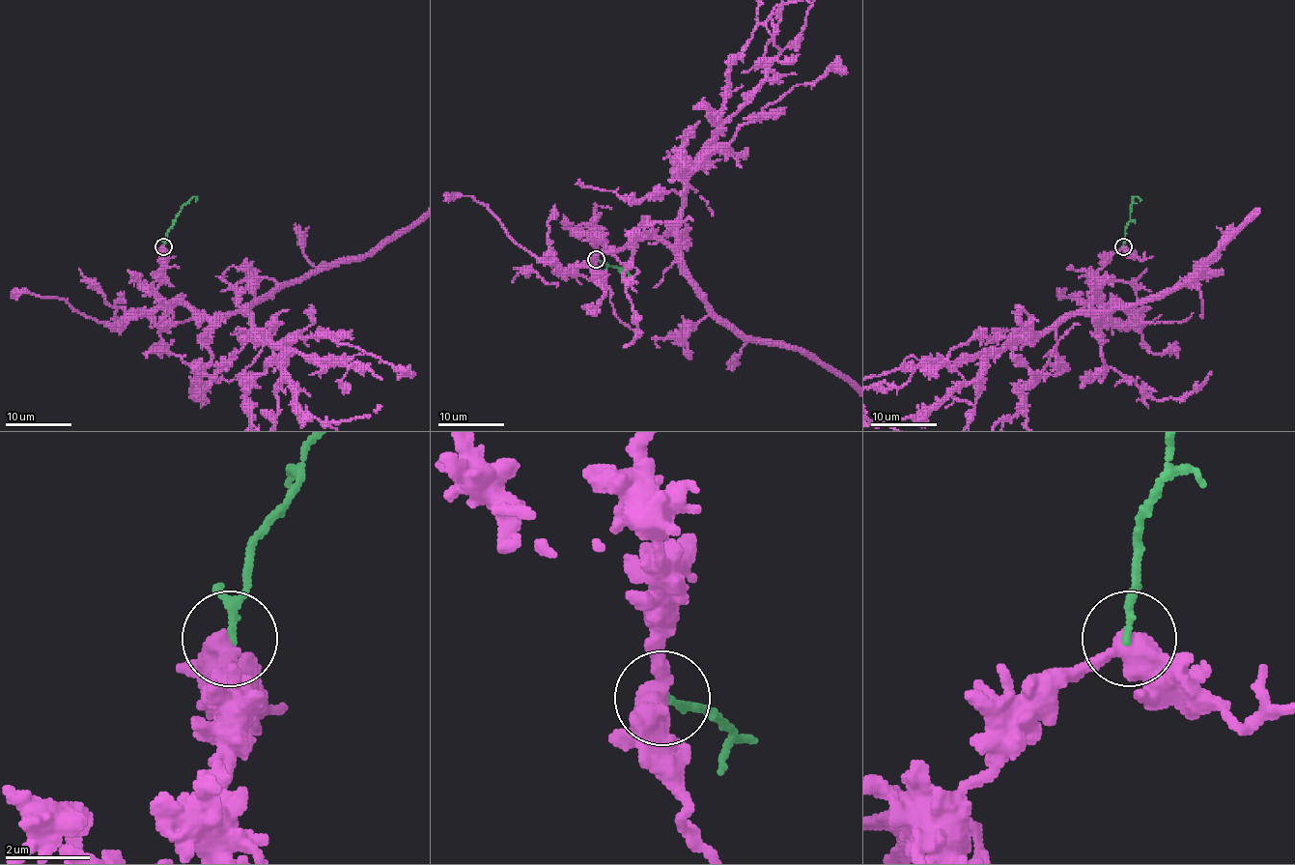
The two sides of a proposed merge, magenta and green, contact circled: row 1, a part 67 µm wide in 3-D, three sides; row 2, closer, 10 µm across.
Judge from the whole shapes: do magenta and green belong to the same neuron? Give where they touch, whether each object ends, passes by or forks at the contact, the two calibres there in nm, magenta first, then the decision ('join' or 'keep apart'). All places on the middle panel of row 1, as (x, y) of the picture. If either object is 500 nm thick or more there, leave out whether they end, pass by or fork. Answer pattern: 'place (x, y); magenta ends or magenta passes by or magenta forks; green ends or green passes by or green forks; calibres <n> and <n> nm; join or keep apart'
place (596, 259); magenta passes by; green passes by; calibres 480 and 140 nm; keep apart

